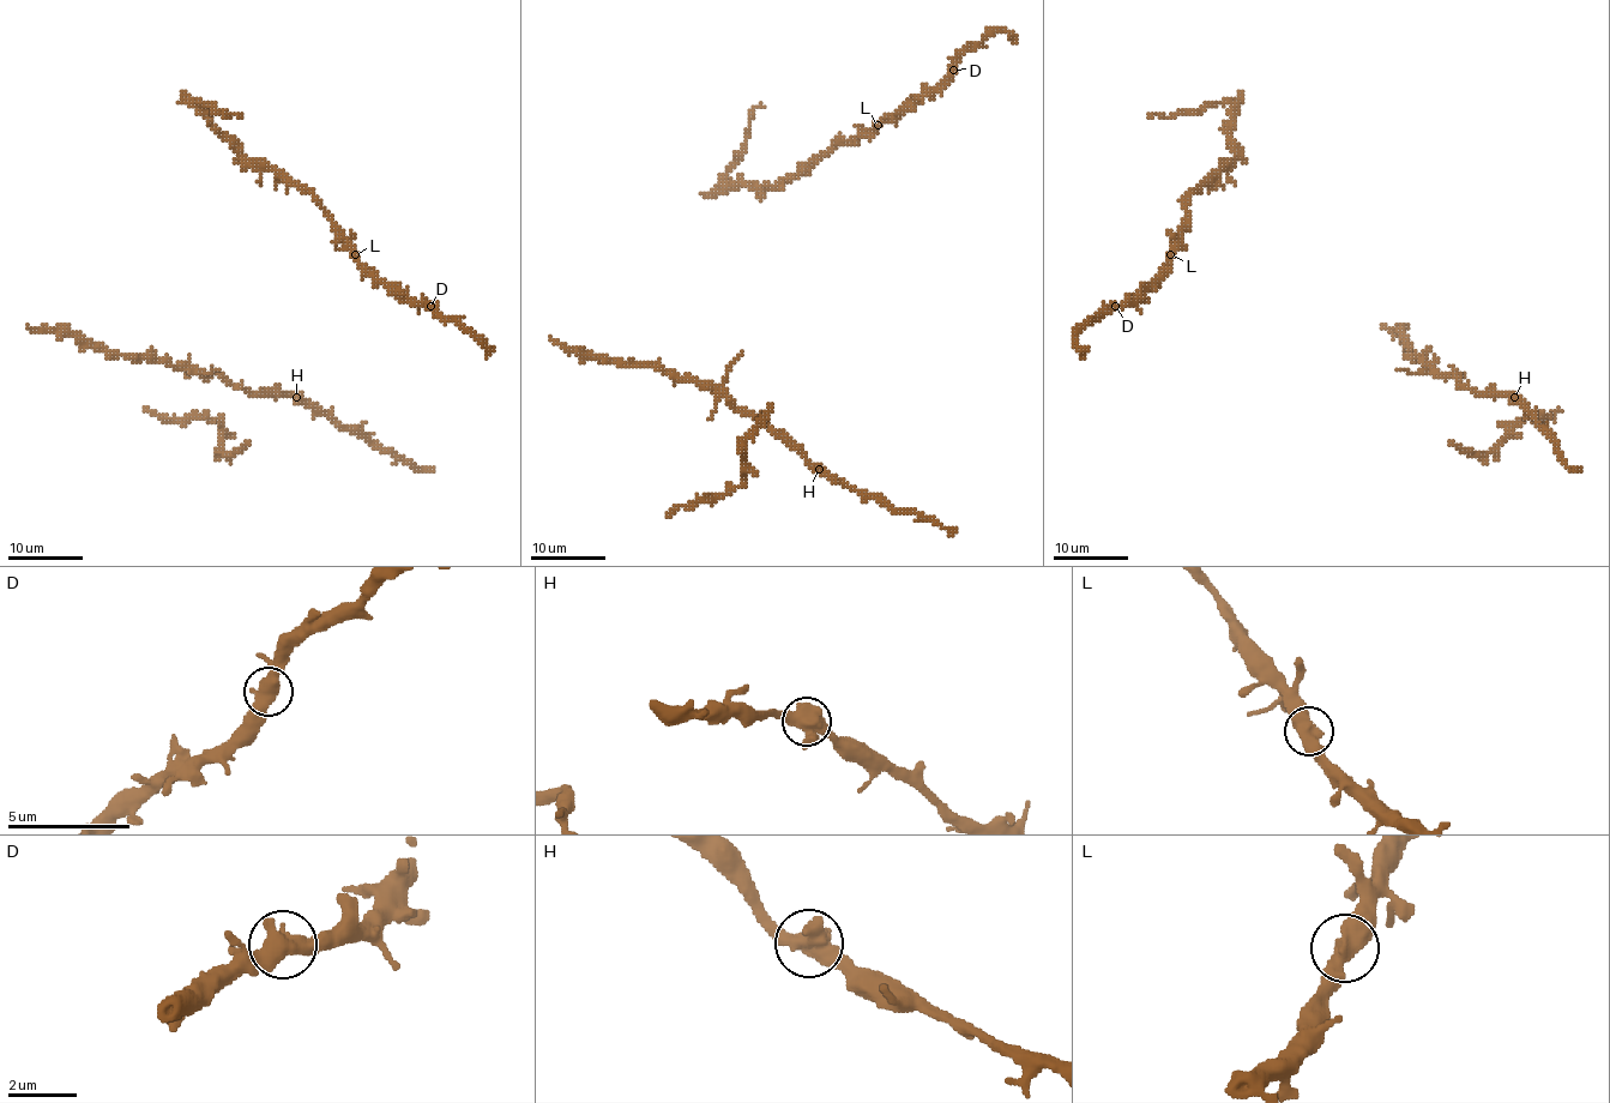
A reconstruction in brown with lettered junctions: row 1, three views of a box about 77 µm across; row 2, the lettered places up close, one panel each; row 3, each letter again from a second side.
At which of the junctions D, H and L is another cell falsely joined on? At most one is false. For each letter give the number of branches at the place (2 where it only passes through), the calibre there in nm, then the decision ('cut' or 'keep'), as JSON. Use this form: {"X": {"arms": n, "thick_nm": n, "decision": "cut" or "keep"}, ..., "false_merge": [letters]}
{"D": {"arms": 2, "thick_nm": 550, "decision": "keep"}, "H": {"arms": 2, "thick_nm": 650, "decision": "keep"}, "L": {"arms": 2, "thick_nm": 550, "decision": "keep"}, "false_merge": []}

